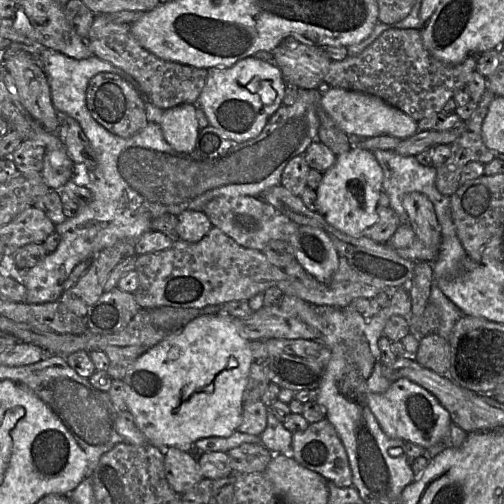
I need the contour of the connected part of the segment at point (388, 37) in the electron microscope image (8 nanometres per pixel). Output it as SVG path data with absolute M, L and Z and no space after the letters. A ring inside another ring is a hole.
M418 29L384 31L361 53L342 61L331 61L324 78L326 87L338 87L375 95L417 121L441 112L443 105L476 71L478 55L469 55L458 64L435 59L426 50Z

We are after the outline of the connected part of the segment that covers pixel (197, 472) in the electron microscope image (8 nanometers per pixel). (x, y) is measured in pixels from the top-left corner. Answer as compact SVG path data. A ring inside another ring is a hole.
M175 447L166 448L164 465L169 485L180 495L204 478L196 457L189 451Z

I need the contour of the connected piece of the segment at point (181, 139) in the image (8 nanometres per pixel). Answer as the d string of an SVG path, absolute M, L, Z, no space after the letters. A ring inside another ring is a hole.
M197 103L164 110L160 126L165 140L178 152L190 153L195 150L200 131L196 109Z

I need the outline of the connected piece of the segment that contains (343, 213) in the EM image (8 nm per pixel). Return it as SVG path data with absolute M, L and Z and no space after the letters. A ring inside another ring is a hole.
M351 147L349 151L337 155L334 165L322 174L322 180L315 190L317 212L338 230L354 237L363 235L363 232L378 220L377 206L382 191L383 171L374 153L367 149Z

